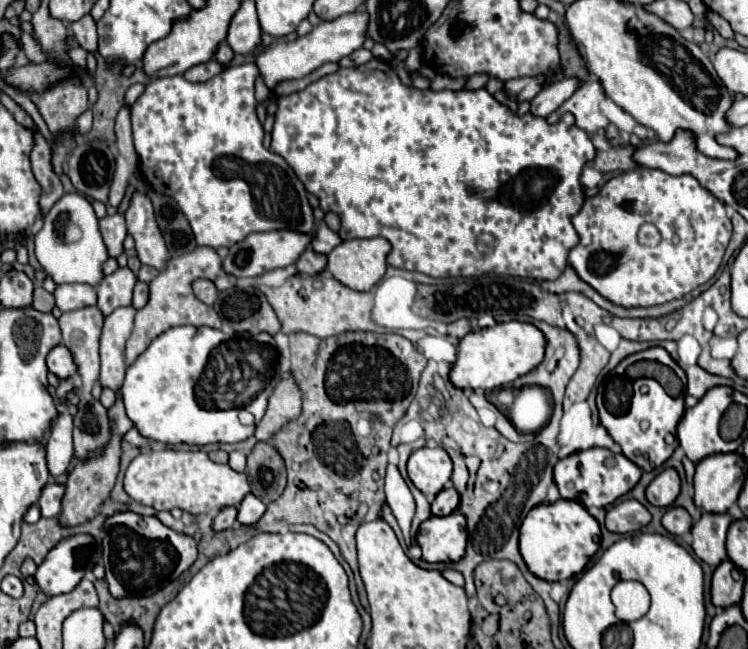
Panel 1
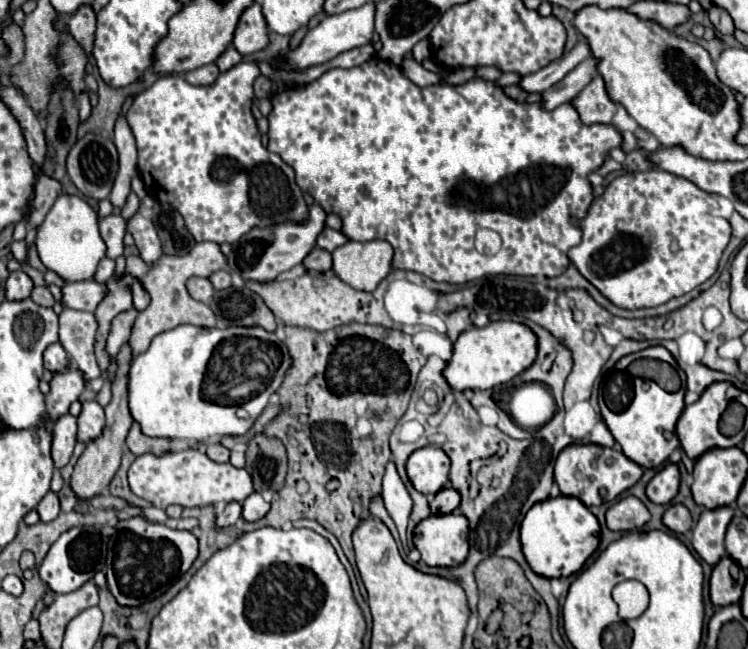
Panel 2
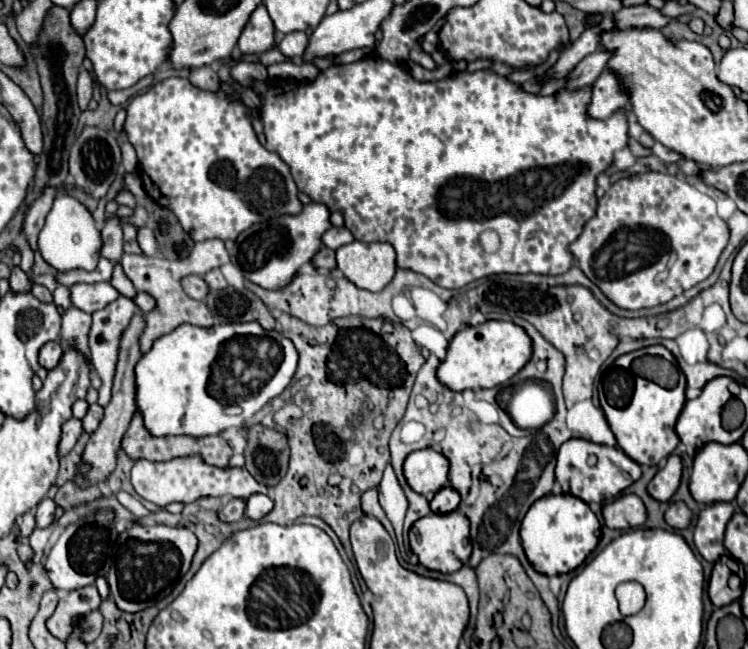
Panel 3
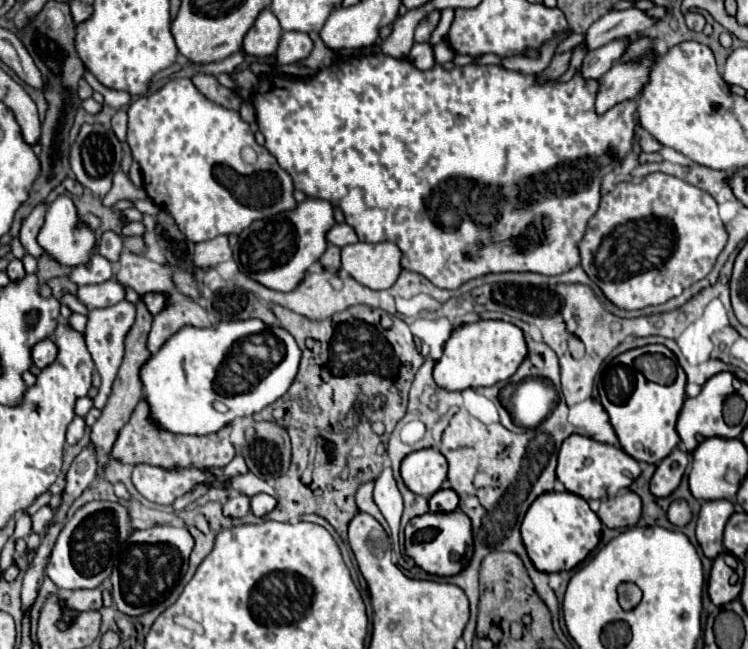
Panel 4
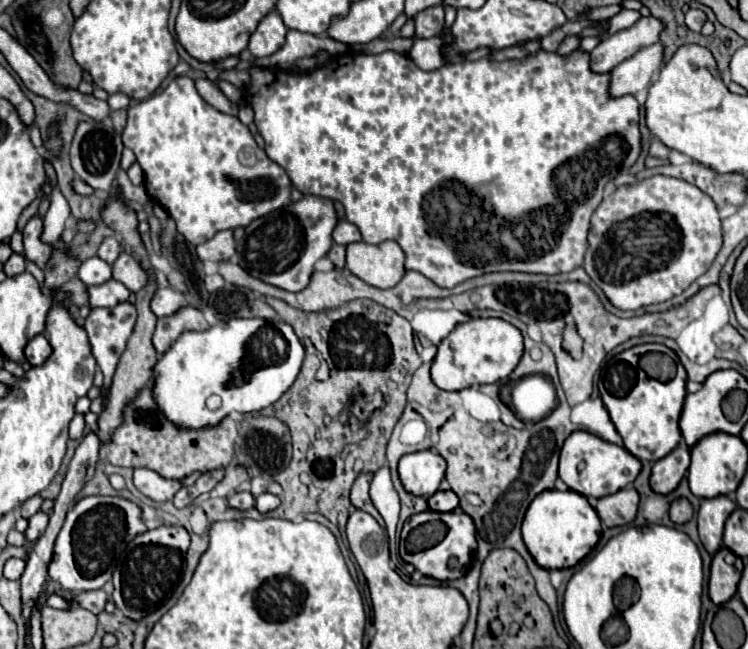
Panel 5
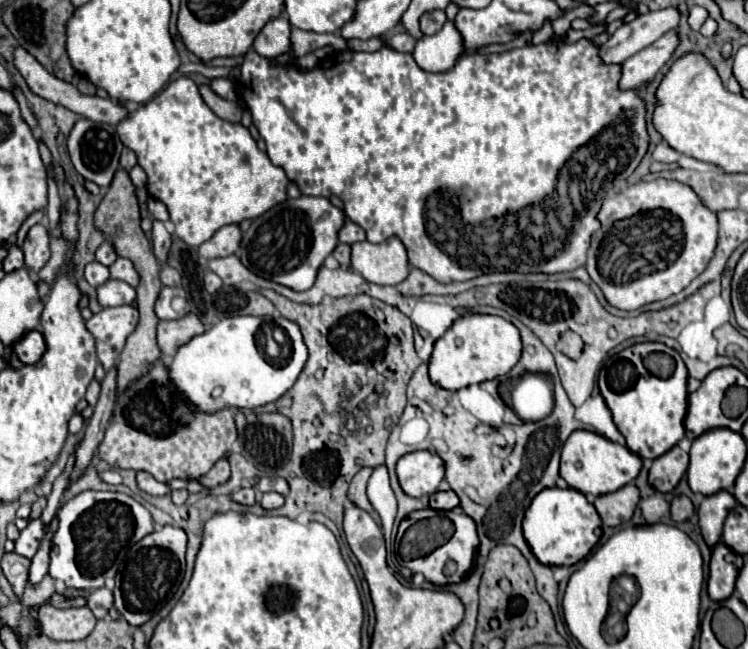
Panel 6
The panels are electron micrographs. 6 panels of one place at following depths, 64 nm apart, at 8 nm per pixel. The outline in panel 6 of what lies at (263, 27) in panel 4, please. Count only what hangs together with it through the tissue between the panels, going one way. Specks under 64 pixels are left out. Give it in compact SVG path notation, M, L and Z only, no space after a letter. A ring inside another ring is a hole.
M284 16L272 18L256 36L252 50L264 58L276 58L290 50L290 24Z

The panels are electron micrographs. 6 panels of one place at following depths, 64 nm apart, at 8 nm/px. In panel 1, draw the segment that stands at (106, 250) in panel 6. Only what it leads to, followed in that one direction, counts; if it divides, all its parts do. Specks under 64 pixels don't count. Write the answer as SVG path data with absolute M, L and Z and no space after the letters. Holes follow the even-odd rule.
M114 214L114 216L104 216L100 220L100 232L102 232L102 238L106 242L106 248L108 248L108 254L110 256L118 256L122 254L122 242L126 238L126 220L122 214Z

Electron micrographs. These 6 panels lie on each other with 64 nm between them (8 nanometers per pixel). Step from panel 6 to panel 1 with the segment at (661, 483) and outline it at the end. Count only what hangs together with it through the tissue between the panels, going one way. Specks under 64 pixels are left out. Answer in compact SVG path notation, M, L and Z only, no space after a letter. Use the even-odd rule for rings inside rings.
M674 468L660 472L646 488L646 500L652 506L660 506L660 508L672 506L678 494L680 494L680 476Z

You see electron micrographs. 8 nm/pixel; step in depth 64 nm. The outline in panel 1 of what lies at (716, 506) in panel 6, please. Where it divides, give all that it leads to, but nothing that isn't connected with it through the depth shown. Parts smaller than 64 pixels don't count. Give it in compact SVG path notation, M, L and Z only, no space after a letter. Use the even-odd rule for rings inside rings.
M704 514L692 526L692 550L708 566L718 566L726 556L726 532L730 526L728 514Z

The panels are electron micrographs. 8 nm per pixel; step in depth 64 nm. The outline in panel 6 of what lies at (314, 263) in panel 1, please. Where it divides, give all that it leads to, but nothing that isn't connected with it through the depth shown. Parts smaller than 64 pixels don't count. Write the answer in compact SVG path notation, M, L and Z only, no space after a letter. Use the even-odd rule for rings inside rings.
M338 244L332 252L332 256L340 262L342 268L350 268L350 246L348 244Z

